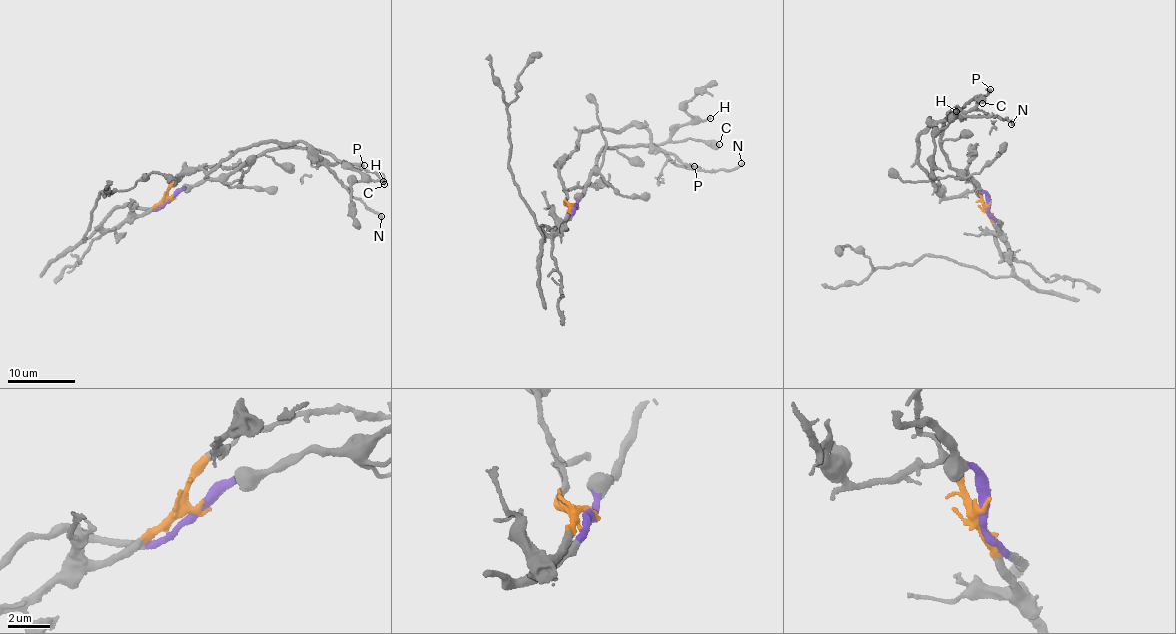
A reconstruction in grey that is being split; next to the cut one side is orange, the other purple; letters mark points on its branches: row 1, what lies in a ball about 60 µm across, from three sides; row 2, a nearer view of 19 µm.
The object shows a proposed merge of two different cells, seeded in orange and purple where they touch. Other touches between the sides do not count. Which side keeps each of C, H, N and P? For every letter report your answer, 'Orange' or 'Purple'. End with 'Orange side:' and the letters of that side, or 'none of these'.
C: Purple
H: Purple
N: Orange
P: Orange
Orange side: N, P

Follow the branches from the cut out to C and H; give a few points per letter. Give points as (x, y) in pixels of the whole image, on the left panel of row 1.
C: (169, 199), (185, 186), (229, 173), (266, 150), (288, 147), (332, 155), (343, 163), (379, 174), (384, 185)
H: (169, 199), (185, 186), (229, 173), (266, 150), (288, 147), (331, 154), (355, 170), (383, 181)

